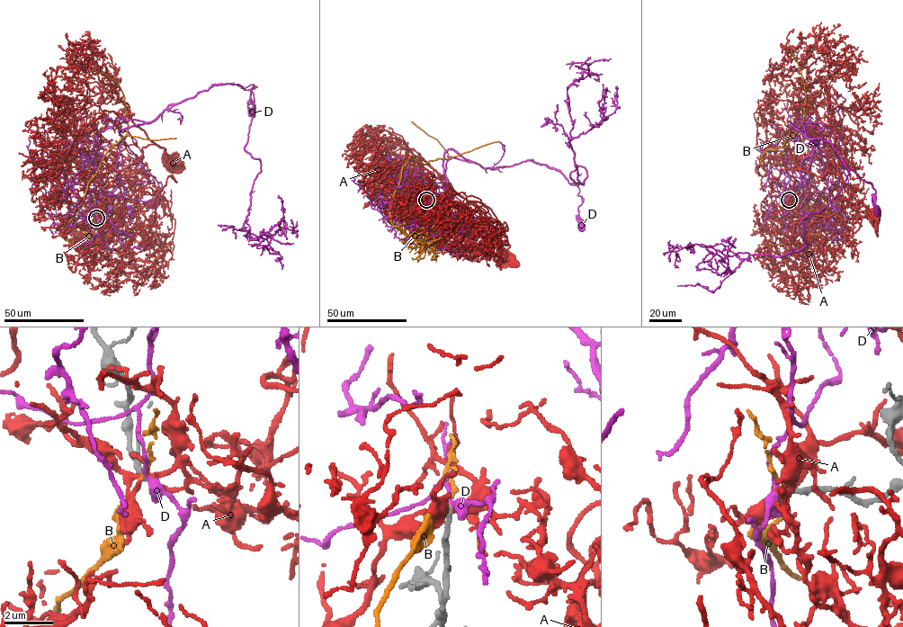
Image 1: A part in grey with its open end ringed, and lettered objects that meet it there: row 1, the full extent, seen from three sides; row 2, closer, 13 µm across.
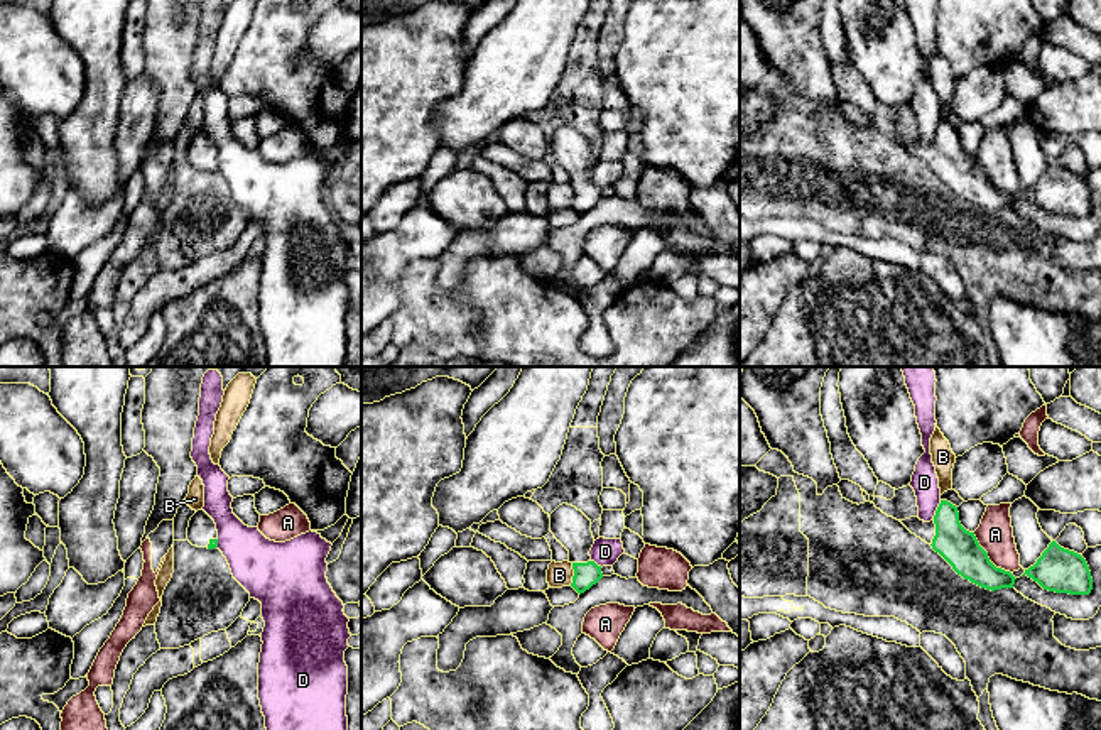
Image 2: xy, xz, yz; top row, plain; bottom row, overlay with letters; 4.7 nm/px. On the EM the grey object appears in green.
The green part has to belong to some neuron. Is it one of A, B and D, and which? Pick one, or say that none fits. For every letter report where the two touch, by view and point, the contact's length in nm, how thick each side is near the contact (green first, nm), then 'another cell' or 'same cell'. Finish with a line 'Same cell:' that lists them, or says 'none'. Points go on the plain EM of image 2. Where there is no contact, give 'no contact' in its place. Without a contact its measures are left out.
A: contact yz (987, 178); length 260 nm; calibres 180 and 180 nm; another cell
B: contact xz (574, 196); length 110 nm; calibres 120 and 120 nm; another cell
D: contact yz (936, 132); length 100 nm; calibres 180 and 130 nm; another cell
Same cell: none

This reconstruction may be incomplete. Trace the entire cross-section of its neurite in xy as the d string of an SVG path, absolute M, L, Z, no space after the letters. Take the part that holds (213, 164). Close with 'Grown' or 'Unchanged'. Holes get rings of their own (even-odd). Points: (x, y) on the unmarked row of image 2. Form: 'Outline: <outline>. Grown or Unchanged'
Outline: M198 132L187 149L187 162L198 169L218 169L218 152L214 142L204 133Z. Grown

